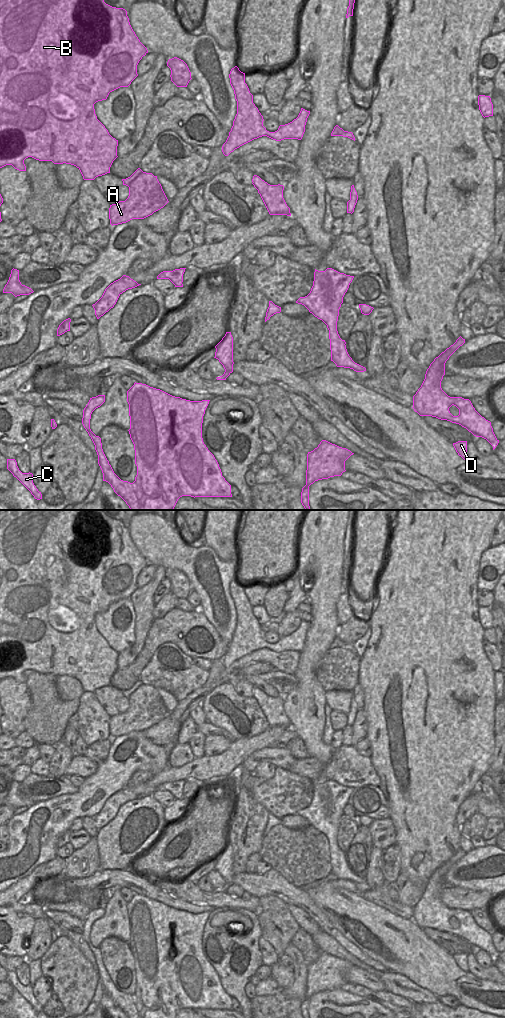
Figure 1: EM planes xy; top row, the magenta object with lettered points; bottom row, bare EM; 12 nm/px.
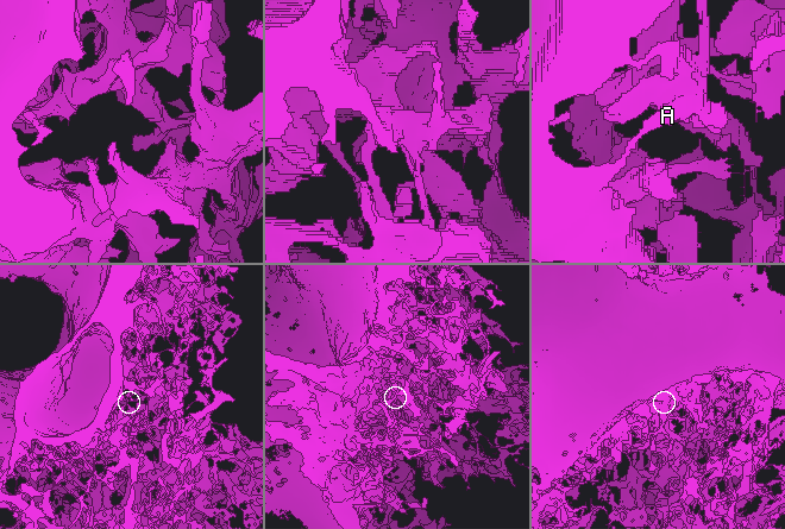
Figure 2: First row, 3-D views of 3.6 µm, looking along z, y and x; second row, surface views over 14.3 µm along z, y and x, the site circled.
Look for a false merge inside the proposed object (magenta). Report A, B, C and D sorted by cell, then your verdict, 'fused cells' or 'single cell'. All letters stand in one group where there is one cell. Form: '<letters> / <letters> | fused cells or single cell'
A / B C D | fused cells

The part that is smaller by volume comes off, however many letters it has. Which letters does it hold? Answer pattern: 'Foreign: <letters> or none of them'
Foreign: A.

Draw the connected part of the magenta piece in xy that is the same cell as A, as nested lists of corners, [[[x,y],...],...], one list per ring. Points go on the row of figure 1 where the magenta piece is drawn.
[[[142,172],[128,187],[128,198],[110,205],[109,219],[112,226],[132,219],[144,219],[169,202],[157,176],[152,173]]]

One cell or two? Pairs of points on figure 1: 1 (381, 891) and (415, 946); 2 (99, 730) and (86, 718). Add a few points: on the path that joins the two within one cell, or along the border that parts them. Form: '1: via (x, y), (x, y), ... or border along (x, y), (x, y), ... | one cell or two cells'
1: border along (374, 903), (411, 920) | two cells
2: via (96, 727), (89, 720) | one cell

